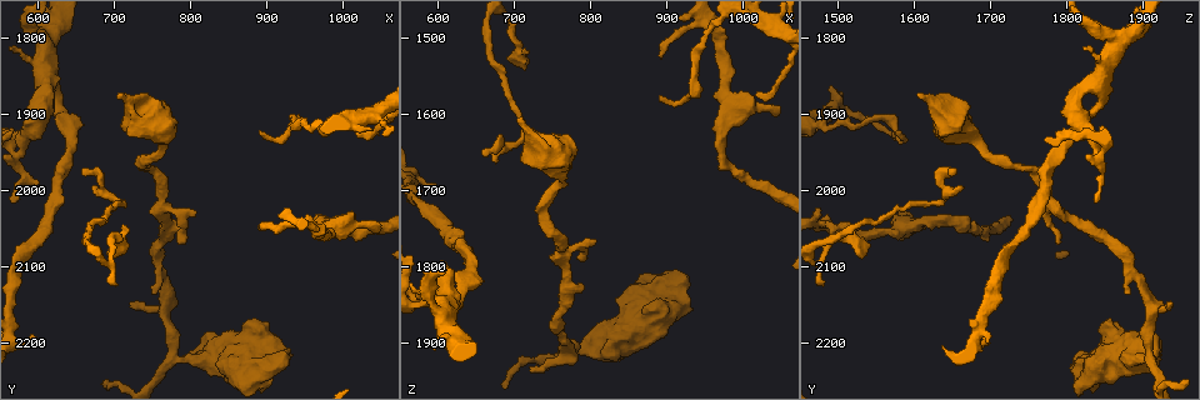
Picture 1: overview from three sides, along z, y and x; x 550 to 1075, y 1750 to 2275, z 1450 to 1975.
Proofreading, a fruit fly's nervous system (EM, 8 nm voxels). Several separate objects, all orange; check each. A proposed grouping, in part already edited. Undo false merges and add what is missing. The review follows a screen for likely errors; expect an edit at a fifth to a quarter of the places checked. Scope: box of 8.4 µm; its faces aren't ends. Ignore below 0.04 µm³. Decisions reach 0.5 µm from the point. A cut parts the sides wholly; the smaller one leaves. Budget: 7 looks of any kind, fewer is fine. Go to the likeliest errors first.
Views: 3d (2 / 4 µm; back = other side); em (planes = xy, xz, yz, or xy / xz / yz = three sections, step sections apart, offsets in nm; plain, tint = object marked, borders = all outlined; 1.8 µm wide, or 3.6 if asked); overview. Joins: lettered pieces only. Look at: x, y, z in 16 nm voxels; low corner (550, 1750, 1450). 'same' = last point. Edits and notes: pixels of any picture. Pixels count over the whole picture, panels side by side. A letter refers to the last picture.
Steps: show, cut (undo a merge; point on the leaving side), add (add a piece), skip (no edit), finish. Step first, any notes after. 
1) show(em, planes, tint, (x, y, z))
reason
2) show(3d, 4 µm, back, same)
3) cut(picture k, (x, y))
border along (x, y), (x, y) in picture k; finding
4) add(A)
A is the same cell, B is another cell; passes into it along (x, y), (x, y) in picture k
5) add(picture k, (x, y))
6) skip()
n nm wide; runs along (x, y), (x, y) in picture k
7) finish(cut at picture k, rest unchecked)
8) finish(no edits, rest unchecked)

show(em, 3.6 µm, yz, step 8, plain, (710, 1875, 1600))

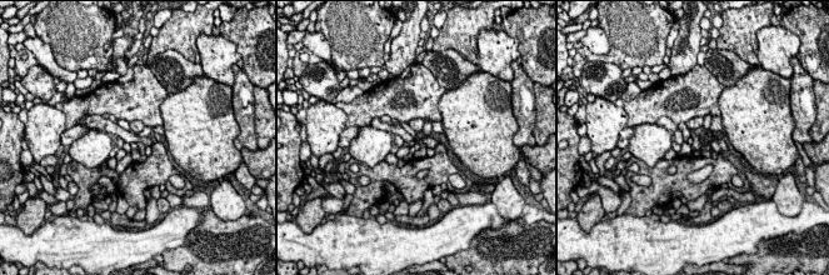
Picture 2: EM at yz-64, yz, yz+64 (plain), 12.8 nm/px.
show(em, 3.6 µm, yz, step 8, borders, same)
what lies round it

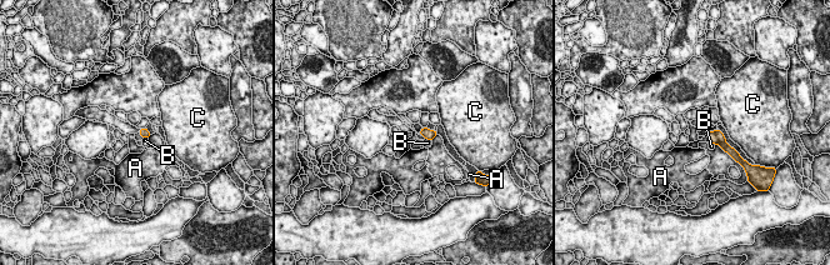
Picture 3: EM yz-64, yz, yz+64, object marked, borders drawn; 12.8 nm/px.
skip()
B touches over 90 nm; A, B and C are other cells; border along (425, 138), (430, 140) in picture 3; none of them fits

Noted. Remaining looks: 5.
show(em, planes, borders, (660, 1970, 1655))
long arm stops here

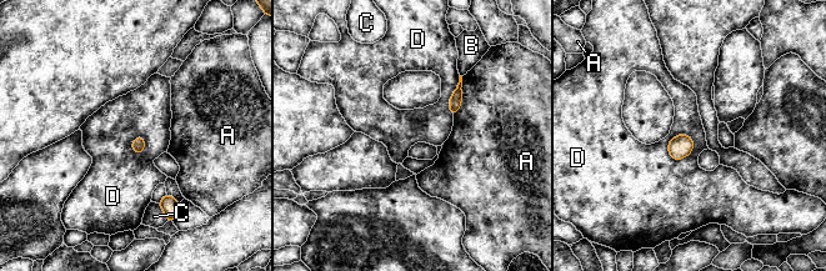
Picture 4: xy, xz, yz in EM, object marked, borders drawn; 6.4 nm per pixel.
skip()
A touches over 260 nm; A, B, C and D are other cells; border along (689, 135), (692, 150), (674, 160) in picture 4; none of them fits

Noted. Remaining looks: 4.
show(em, xy, step 4, tint, (780, 2220, 1905))
three arms meet

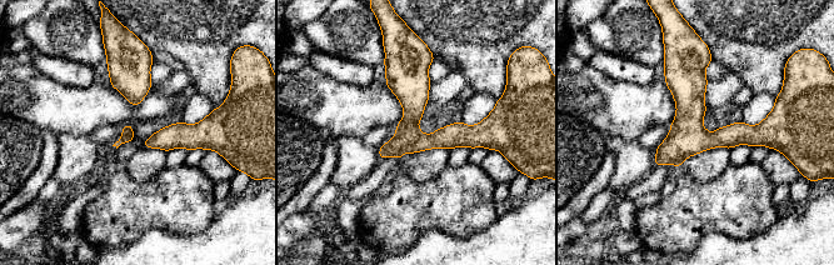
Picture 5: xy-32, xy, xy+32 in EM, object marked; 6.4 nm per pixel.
show(em, planes, borders, same)
cut it another way

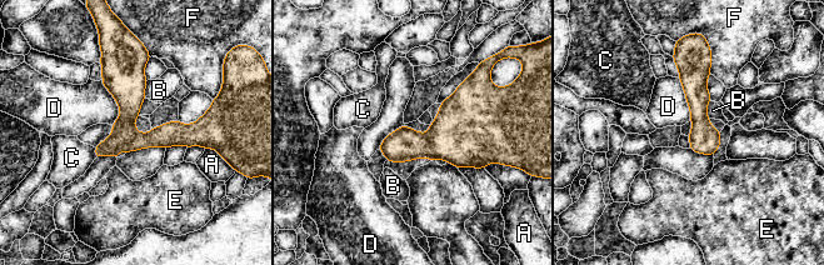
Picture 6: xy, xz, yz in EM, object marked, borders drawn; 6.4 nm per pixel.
skip()
A, B, C, D, E and F are other cells; border along (100, 80), (120, 111), (111, 125) in picture 6; continuous, no second cell

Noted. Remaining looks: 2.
finish(no edits, rest unchecked)

